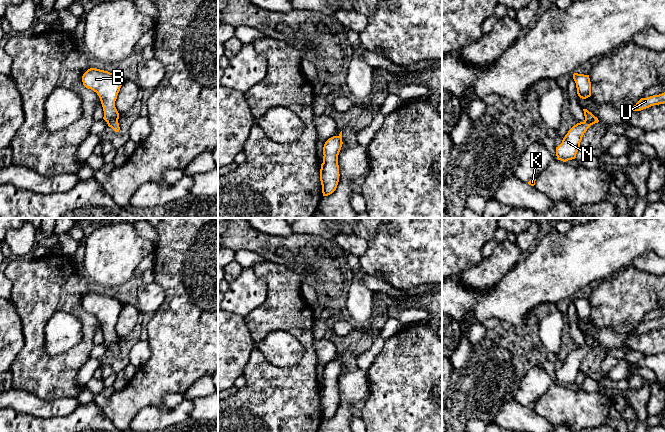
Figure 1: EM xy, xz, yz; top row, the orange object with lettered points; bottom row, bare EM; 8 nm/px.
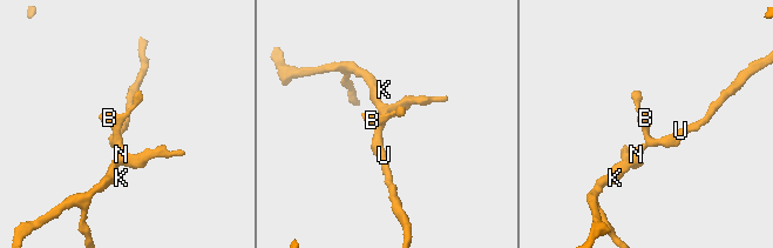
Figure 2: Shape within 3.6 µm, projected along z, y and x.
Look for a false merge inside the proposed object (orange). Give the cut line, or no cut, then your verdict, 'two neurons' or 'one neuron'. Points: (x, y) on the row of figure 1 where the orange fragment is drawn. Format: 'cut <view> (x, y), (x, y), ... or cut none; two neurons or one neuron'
cut none; one neuron

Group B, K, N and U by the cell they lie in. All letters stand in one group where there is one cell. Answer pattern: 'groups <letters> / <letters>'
groups B K N U

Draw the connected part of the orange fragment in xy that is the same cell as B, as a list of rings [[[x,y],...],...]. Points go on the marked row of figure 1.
[[[90,68],[83,74],[82,82],[86,88],[97,93],[104,111],[103,119],[115,132],[119,132],[119,113],[115,101],[124,79],[108,71]]]

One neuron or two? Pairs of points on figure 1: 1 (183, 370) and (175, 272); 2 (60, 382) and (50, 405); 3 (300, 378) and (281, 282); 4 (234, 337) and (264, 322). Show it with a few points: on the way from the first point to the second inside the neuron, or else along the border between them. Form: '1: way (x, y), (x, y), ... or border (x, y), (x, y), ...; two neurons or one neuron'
1: way (183, 346), (183, 296); one neuron
2: border (30, 392), (47, 399), (74, 397); two neurons
3: way (308, 354), (297, 319), (284, 306); one neuron
4: border (243, 317), (254, 343), (254, 347), (249, 354); two neurons

